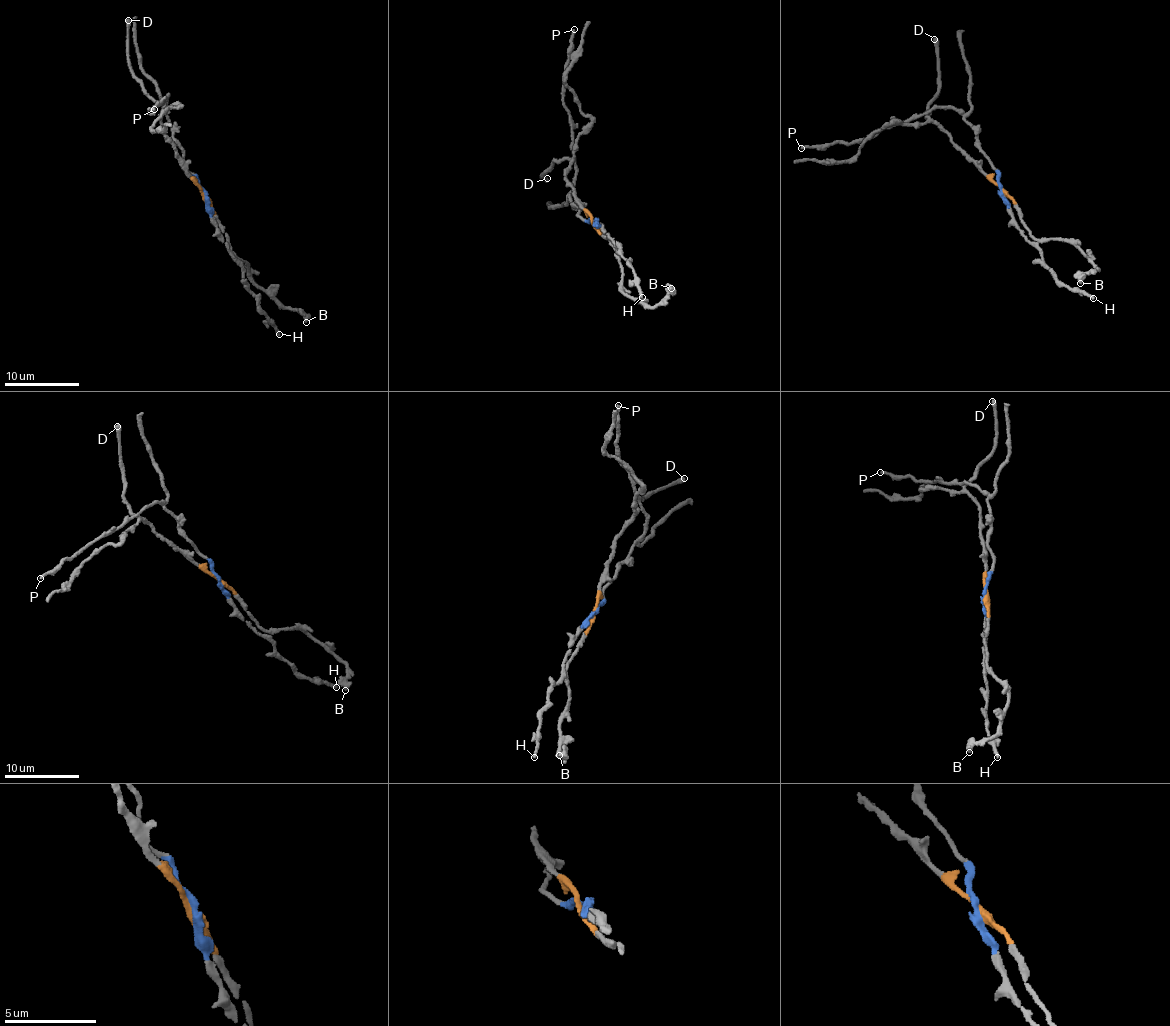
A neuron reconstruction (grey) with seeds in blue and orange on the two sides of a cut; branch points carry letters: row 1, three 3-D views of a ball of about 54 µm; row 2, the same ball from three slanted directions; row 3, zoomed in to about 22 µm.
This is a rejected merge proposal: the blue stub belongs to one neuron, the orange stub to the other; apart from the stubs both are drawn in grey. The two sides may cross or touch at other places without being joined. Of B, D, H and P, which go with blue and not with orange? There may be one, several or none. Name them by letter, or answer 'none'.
H, P

